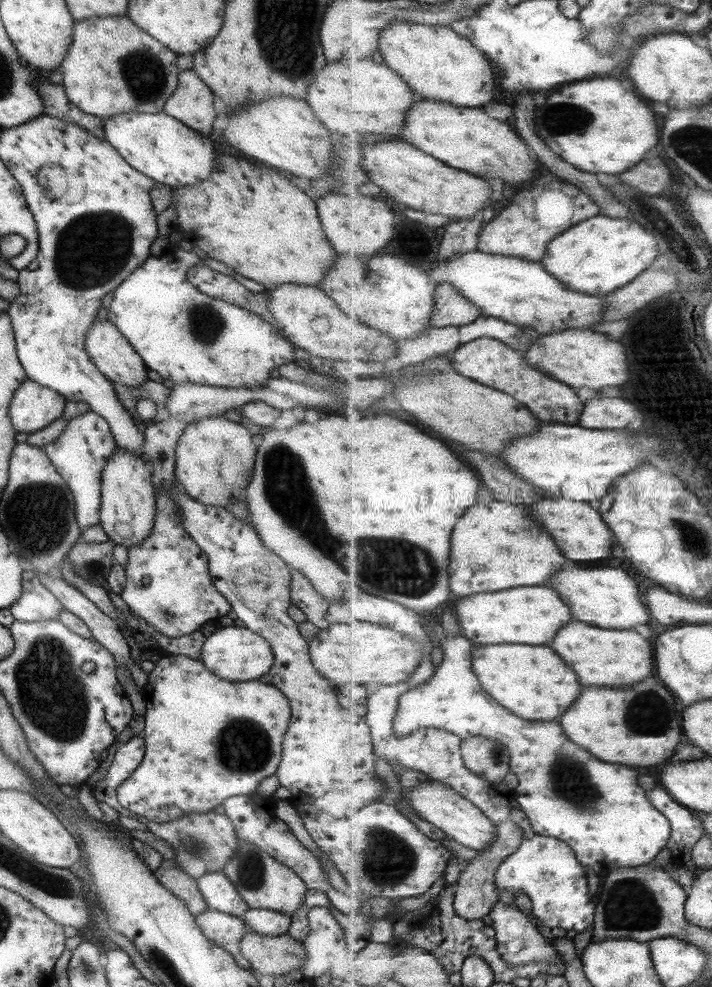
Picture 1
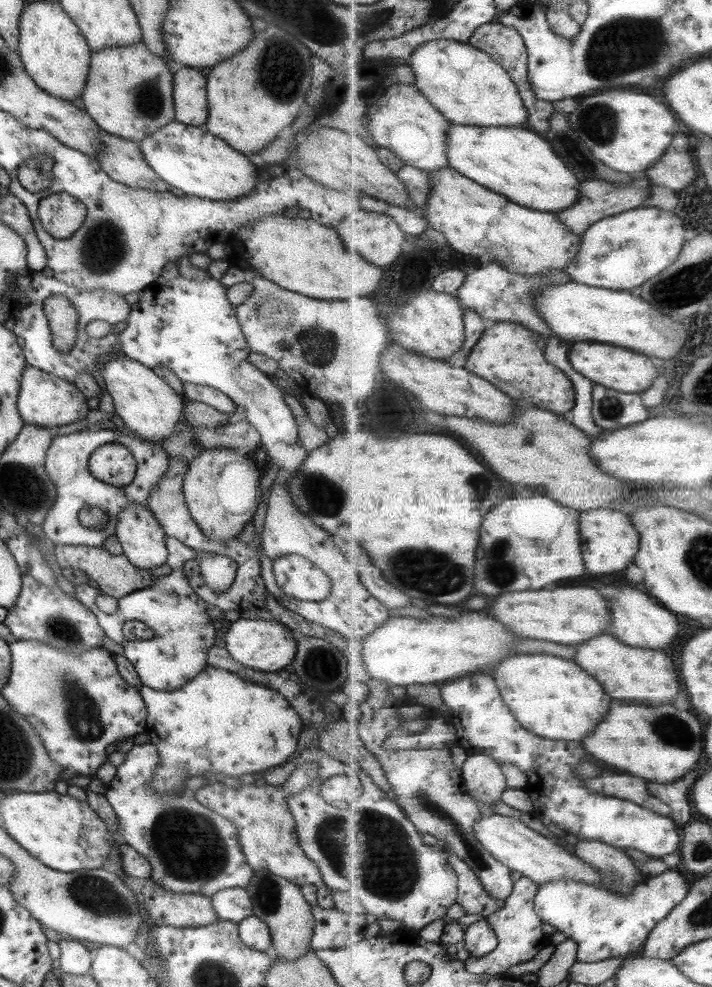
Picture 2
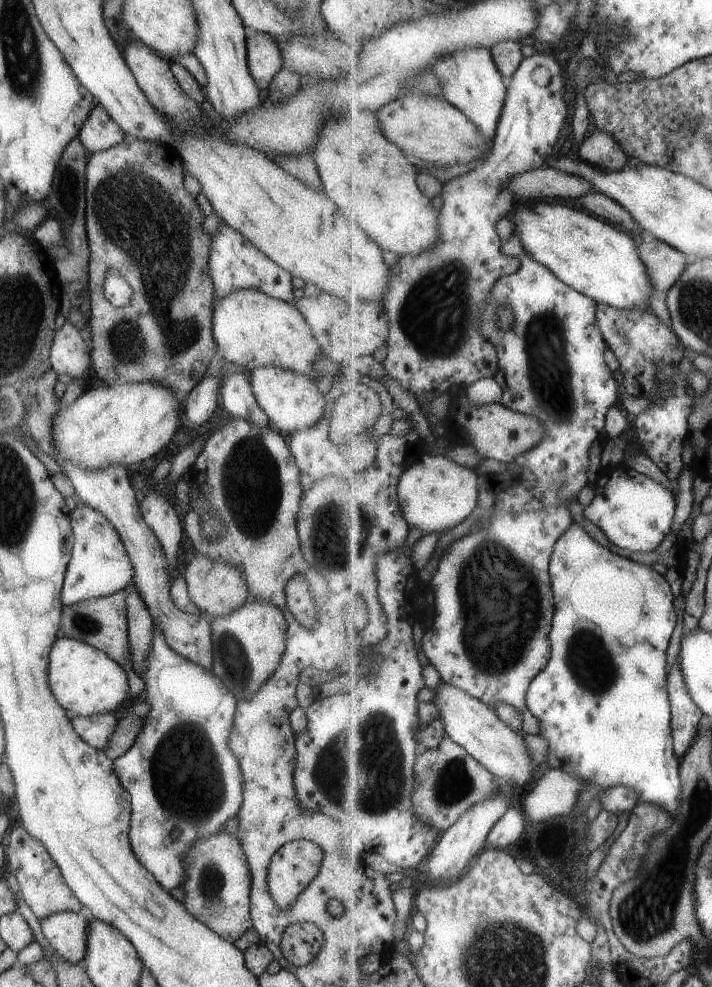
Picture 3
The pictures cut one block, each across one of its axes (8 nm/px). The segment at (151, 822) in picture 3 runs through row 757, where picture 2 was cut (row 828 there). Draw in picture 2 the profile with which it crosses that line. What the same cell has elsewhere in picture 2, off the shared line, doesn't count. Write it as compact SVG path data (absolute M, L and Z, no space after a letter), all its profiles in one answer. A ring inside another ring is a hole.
M152 743L135 744L126 754L123 764L117 768L114 779L106 785L105 798L112 805L117 815L119 832L124 842L138 851L148 860L152 867L151 879L171 892L198 893L212 897L216 892L226 888L248 887L253 868L246 862L242 852L236 826L224 819L224 816L202 806L195 798L200 788L207 786L206 777L194 776L185 781L185 788L178 797L164 797L151 788L151 778L159 766L159 753Z

